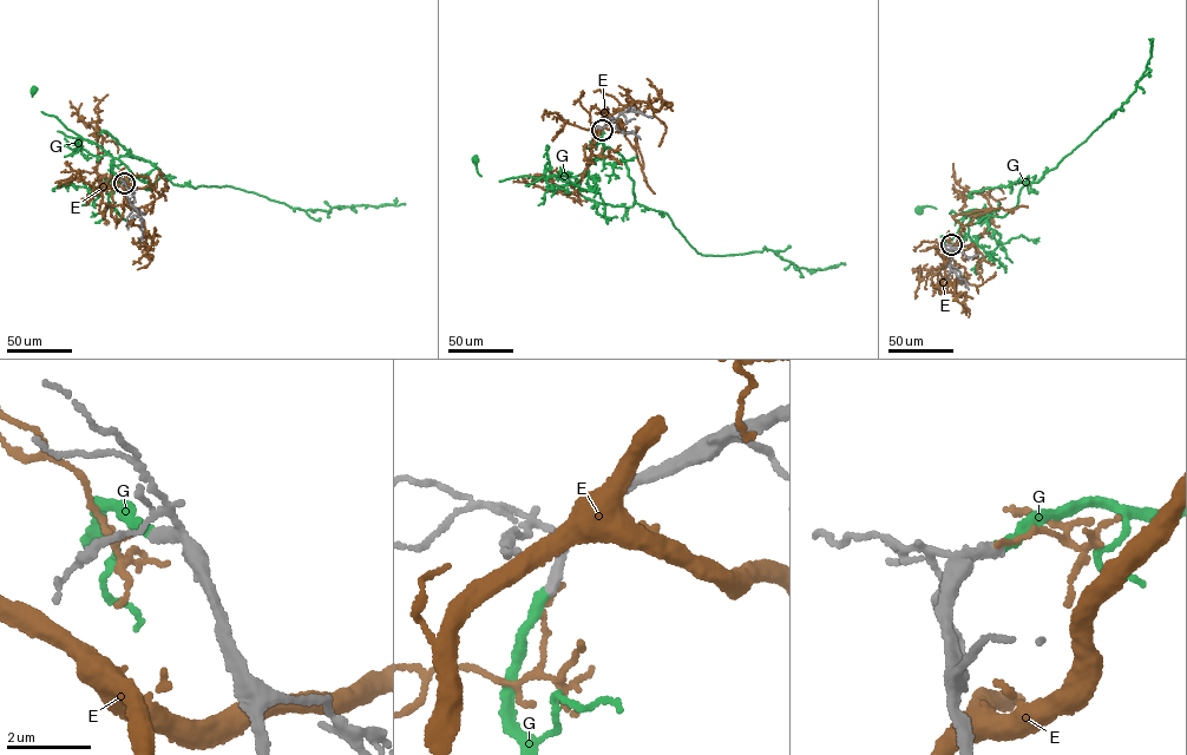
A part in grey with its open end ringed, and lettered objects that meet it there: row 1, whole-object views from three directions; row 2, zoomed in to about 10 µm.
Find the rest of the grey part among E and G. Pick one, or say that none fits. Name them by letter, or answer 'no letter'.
G

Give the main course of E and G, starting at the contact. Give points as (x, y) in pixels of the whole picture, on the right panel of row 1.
E: (952, 244), (957, 250), (951, 249), (964, 229), (952, 216), (999, 208), (978, 214), (969, 224), (961, 227)
G: (951, 244), (966, 236), (968, 223), (978, 210), (958, 215), (926, 205), (919, 209)

